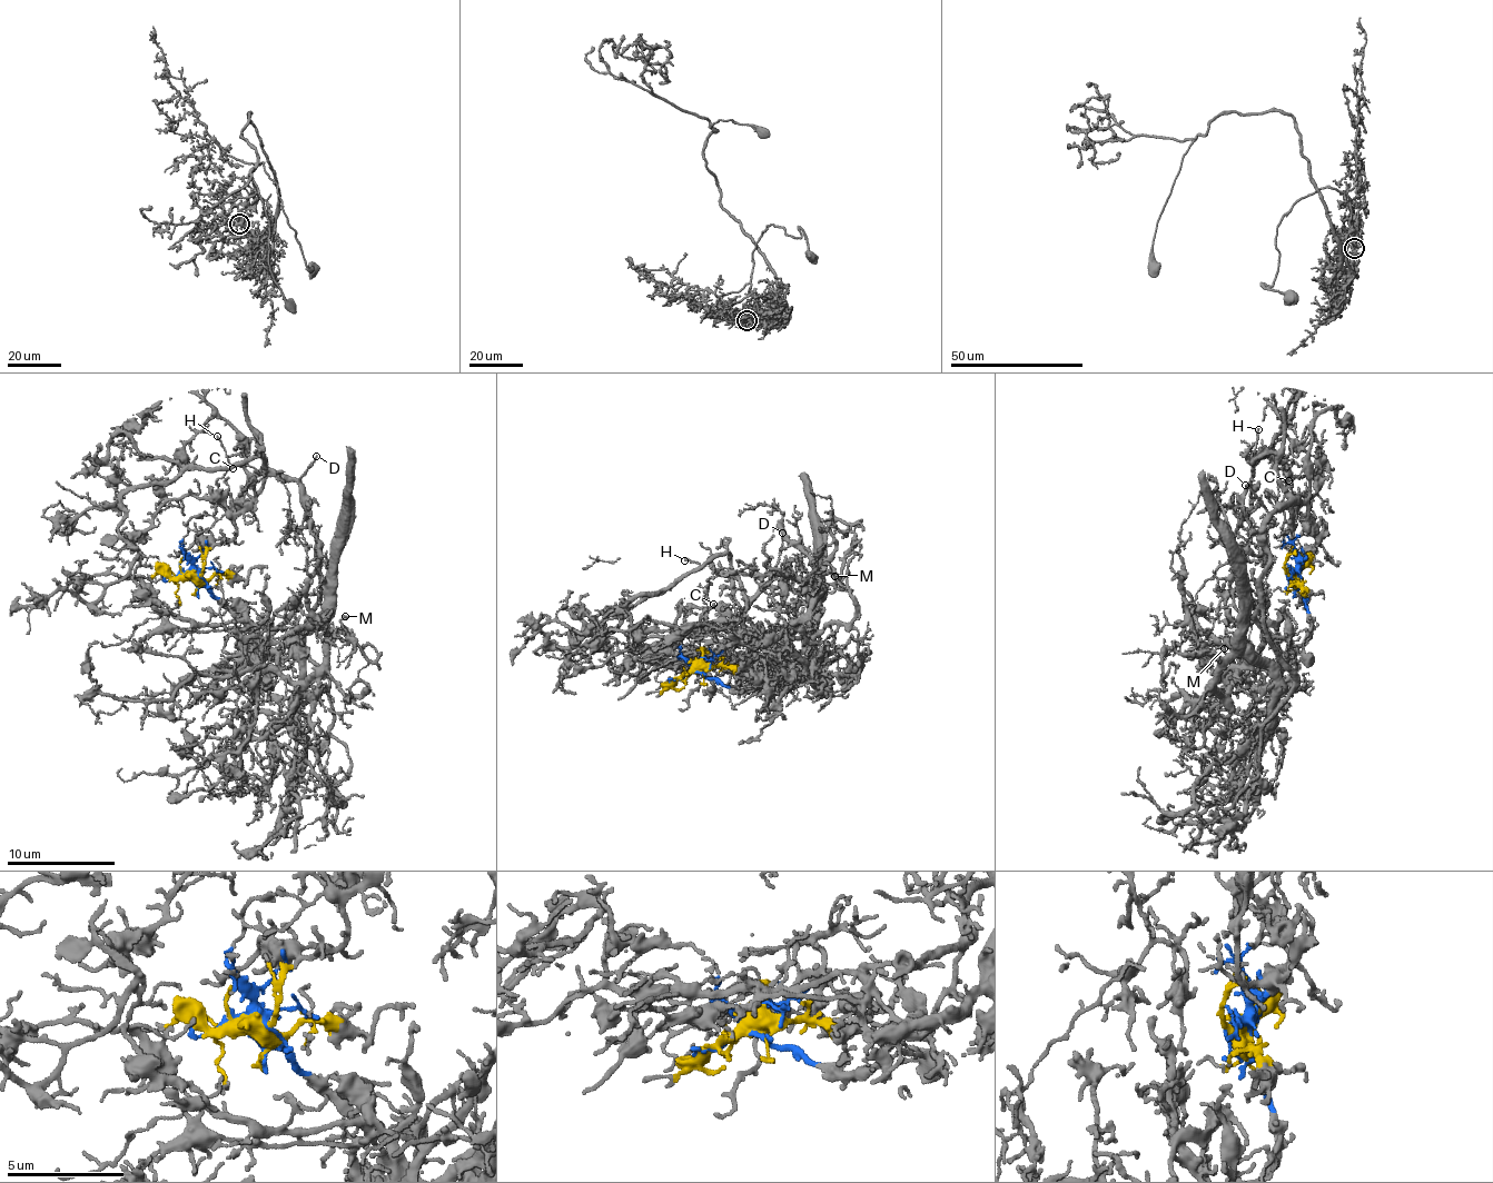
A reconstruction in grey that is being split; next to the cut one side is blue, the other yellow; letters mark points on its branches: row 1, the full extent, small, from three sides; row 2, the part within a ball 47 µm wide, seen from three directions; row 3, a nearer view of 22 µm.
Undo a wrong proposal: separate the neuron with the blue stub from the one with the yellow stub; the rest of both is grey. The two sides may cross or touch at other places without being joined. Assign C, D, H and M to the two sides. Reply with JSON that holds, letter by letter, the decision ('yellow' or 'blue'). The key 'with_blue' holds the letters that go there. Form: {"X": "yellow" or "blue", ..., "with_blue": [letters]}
{"C": "yellow", "D": "yellow", "H": "yellow", "M": "blue", "with_blue": ["M"]}

